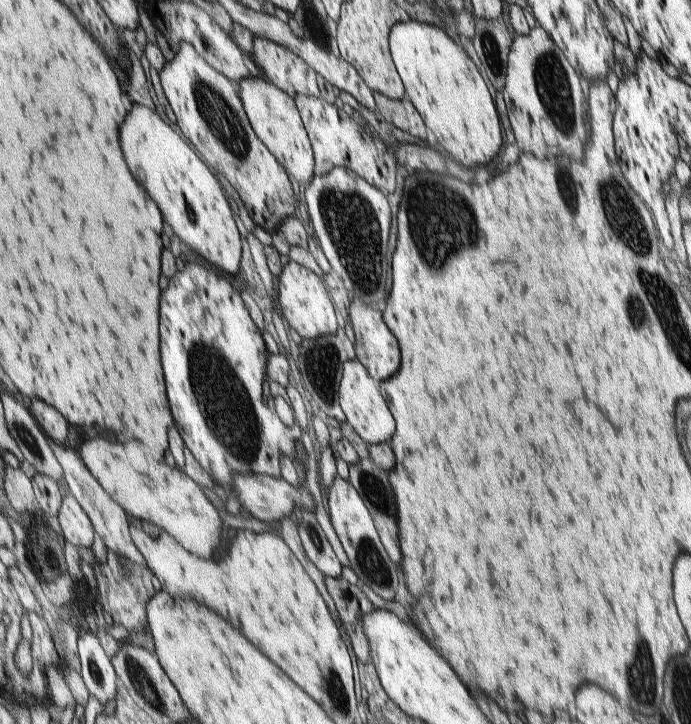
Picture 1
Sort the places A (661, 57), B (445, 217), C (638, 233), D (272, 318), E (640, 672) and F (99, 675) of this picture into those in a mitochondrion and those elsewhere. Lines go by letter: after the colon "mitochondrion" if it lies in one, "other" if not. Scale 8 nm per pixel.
A: other
B: mitochondrion
C: mitochondrion
D: other
E: mitochondrion
F: mitochondrion

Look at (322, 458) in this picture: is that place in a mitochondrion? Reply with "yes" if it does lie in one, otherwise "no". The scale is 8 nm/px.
no

